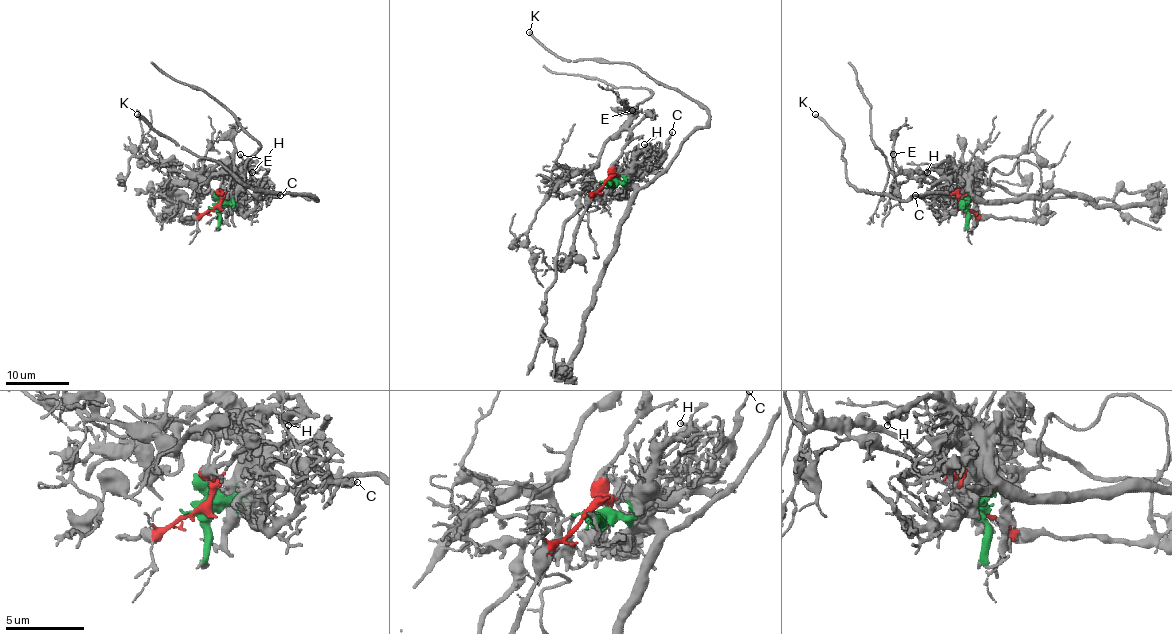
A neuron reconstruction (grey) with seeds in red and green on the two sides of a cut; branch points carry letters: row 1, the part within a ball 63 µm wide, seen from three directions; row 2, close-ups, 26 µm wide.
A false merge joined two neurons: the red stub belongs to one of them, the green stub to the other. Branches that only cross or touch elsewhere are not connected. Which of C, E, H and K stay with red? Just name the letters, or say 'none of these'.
E

